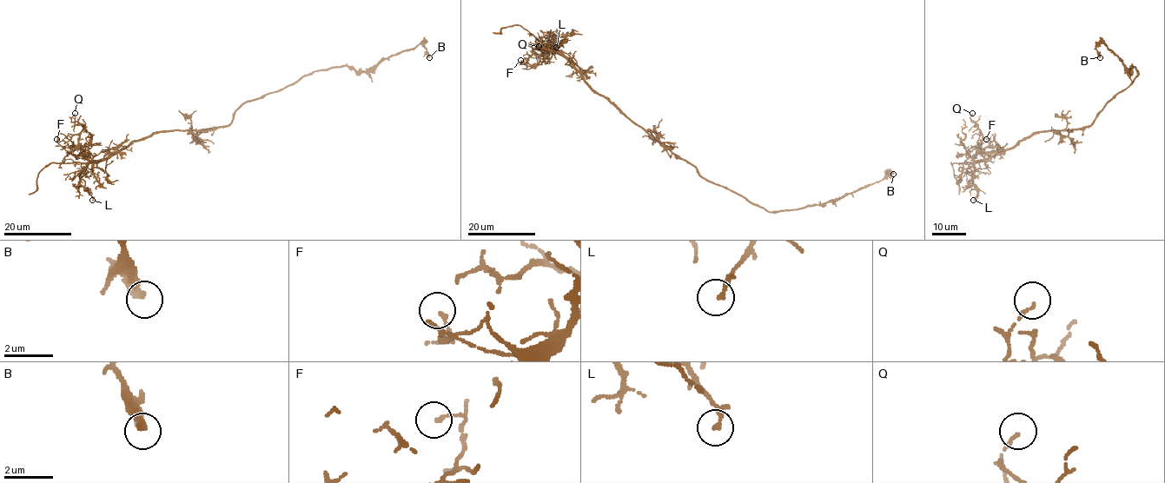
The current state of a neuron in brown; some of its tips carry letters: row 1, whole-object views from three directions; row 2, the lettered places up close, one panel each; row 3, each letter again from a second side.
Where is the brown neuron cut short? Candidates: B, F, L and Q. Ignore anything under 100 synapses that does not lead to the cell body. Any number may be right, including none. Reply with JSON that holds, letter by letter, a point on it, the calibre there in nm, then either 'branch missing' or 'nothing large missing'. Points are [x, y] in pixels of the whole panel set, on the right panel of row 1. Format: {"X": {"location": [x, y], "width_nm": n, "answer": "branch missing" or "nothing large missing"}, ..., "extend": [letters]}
{"B": {"location": [1100, 57], "width_nm": 280, "answer": "nothing large missing"}, "F": {"location": [986, 139], "width_nm": 140, "answer": "nothing large missing"}, "L": {"location": [973, 200], "width_nm": 200, "answer": "nothing large missing"}, "Q": {"location": [972, 113], "width_nm": 120, "answer": "nothing large missing"}, "extend": []}

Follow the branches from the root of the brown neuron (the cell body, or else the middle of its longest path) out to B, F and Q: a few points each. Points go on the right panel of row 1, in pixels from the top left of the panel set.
B: (1088, 126), (1105, 105), (1138, 76), (1135, 67), (1127, 71), (1117, 56), (1102, 43), (1096, 47), (1100, 57)
F: (1088, 126), (1037, 131), (1012, 147), (974, 160), (982, 148), (991, 147), (990, 139), (986, 139)
Q: (1088, 126), (1037, 131), (1012, 147), (974, 160), (982, 134), (970, 120), (972, 113)

